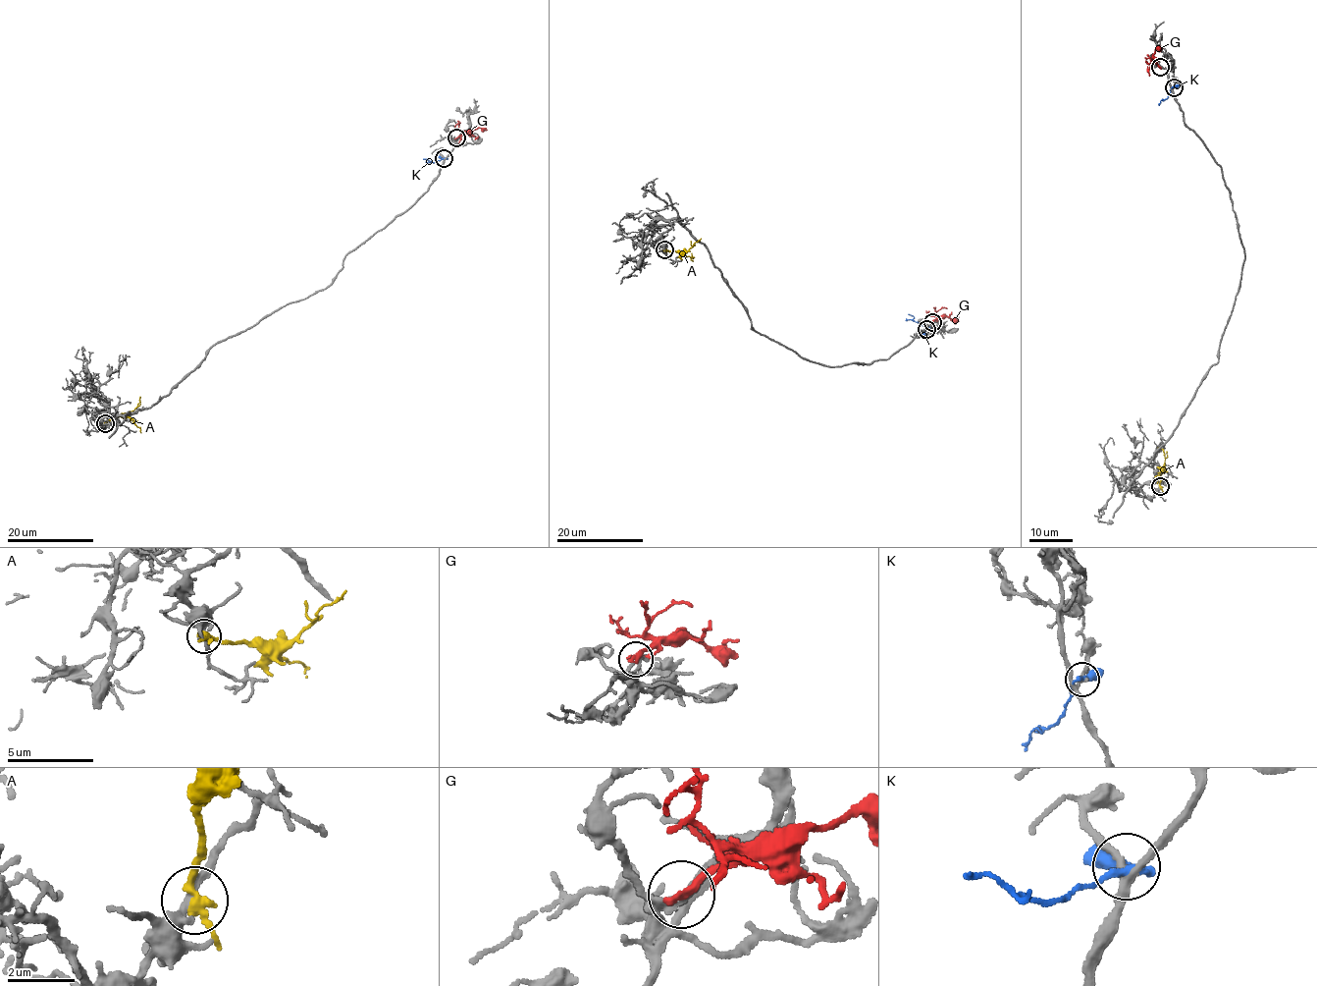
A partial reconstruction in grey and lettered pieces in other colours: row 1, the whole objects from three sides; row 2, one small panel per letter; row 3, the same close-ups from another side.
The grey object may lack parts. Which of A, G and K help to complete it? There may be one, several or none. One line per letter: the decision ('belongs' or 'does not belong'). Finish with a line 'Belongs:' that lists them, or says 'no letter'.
A: does not belong
G: belongs
K: does not belong
Belongs: G

